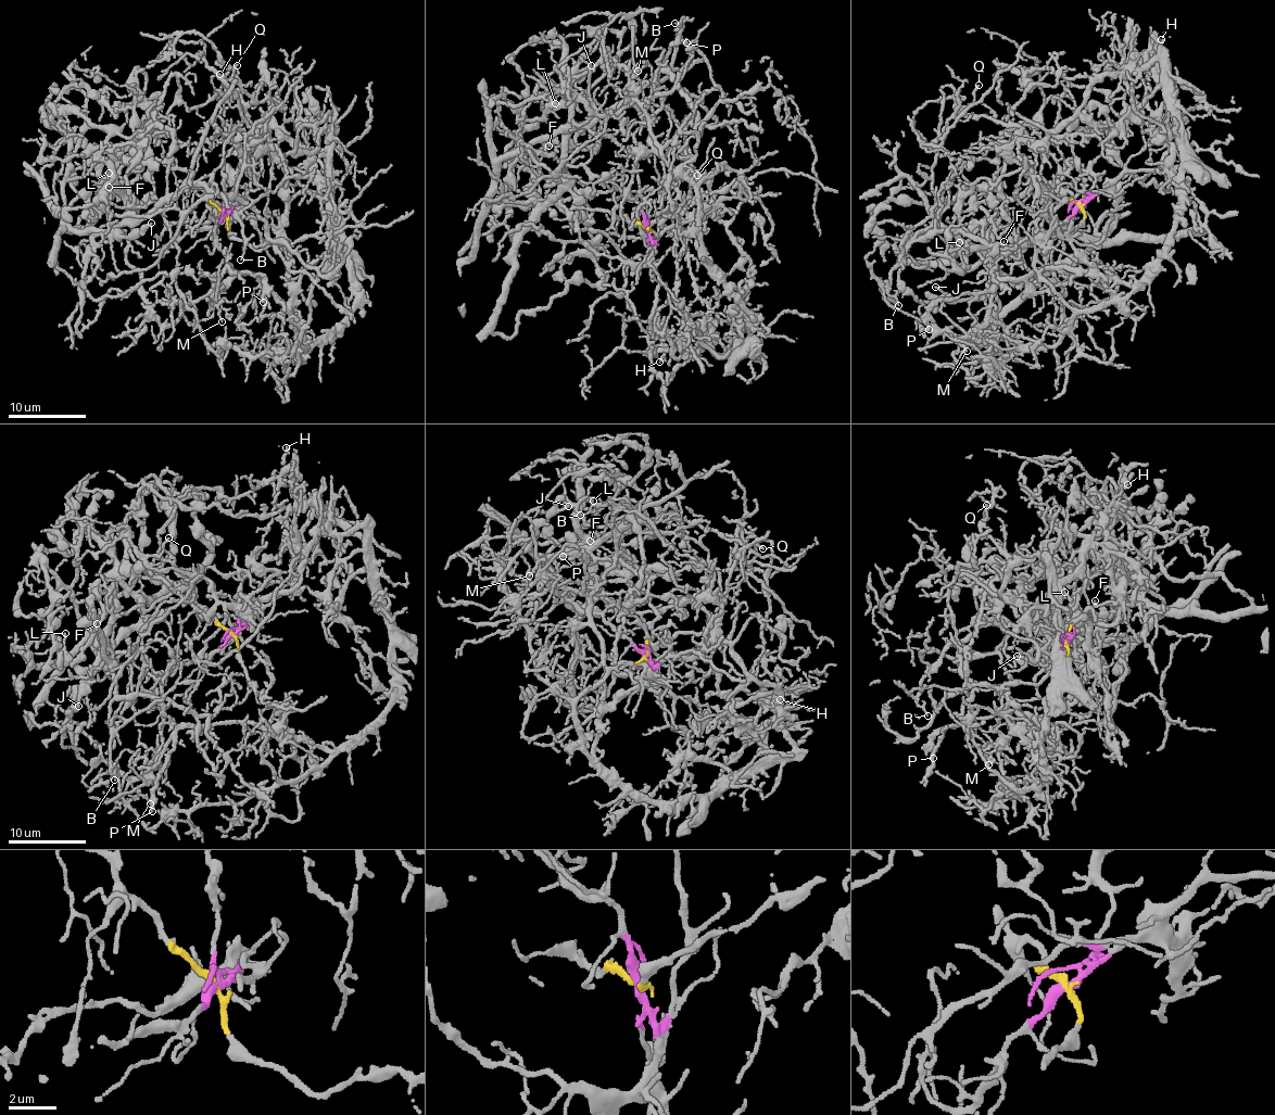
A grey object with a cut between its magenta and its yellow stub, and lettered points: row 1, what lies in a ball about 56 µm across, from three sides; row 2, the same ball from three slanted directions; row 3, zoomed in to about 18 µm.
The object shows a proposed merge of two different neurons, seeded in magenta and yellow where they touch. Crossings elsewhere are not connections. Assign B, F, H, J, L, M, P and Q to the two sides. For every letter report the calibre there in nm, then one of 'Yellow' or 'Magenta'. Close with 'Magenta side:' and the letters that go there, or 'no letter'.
B: Thickness 110 nm. Yellow
F: Thickness 140 nm. Yellow
H: Thickness 180 nm. Magenta
J: Thickness 160 nm. Yellow
L: Thickness 130 nm. Yellow
M: Thickness 130 nm. Magenta
P: Thickness 220 nm. Magenta
Q: Thickness 150 nm. Magenta
Magenta side: H, M, P, Q

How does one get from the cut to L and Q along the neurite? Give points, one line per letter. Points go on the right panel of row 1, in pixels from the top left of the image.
L: (1080, 204), (1057, 182), (1049, 182), (1058, 226), (974, 266), (956, 263), (960, 243)
Q: (1080, 204), (1145, 146), (1125, 73), (1148, 68), (1150, 53), (1094, 84), (1043, 139), (962, 115), (979, 85)

